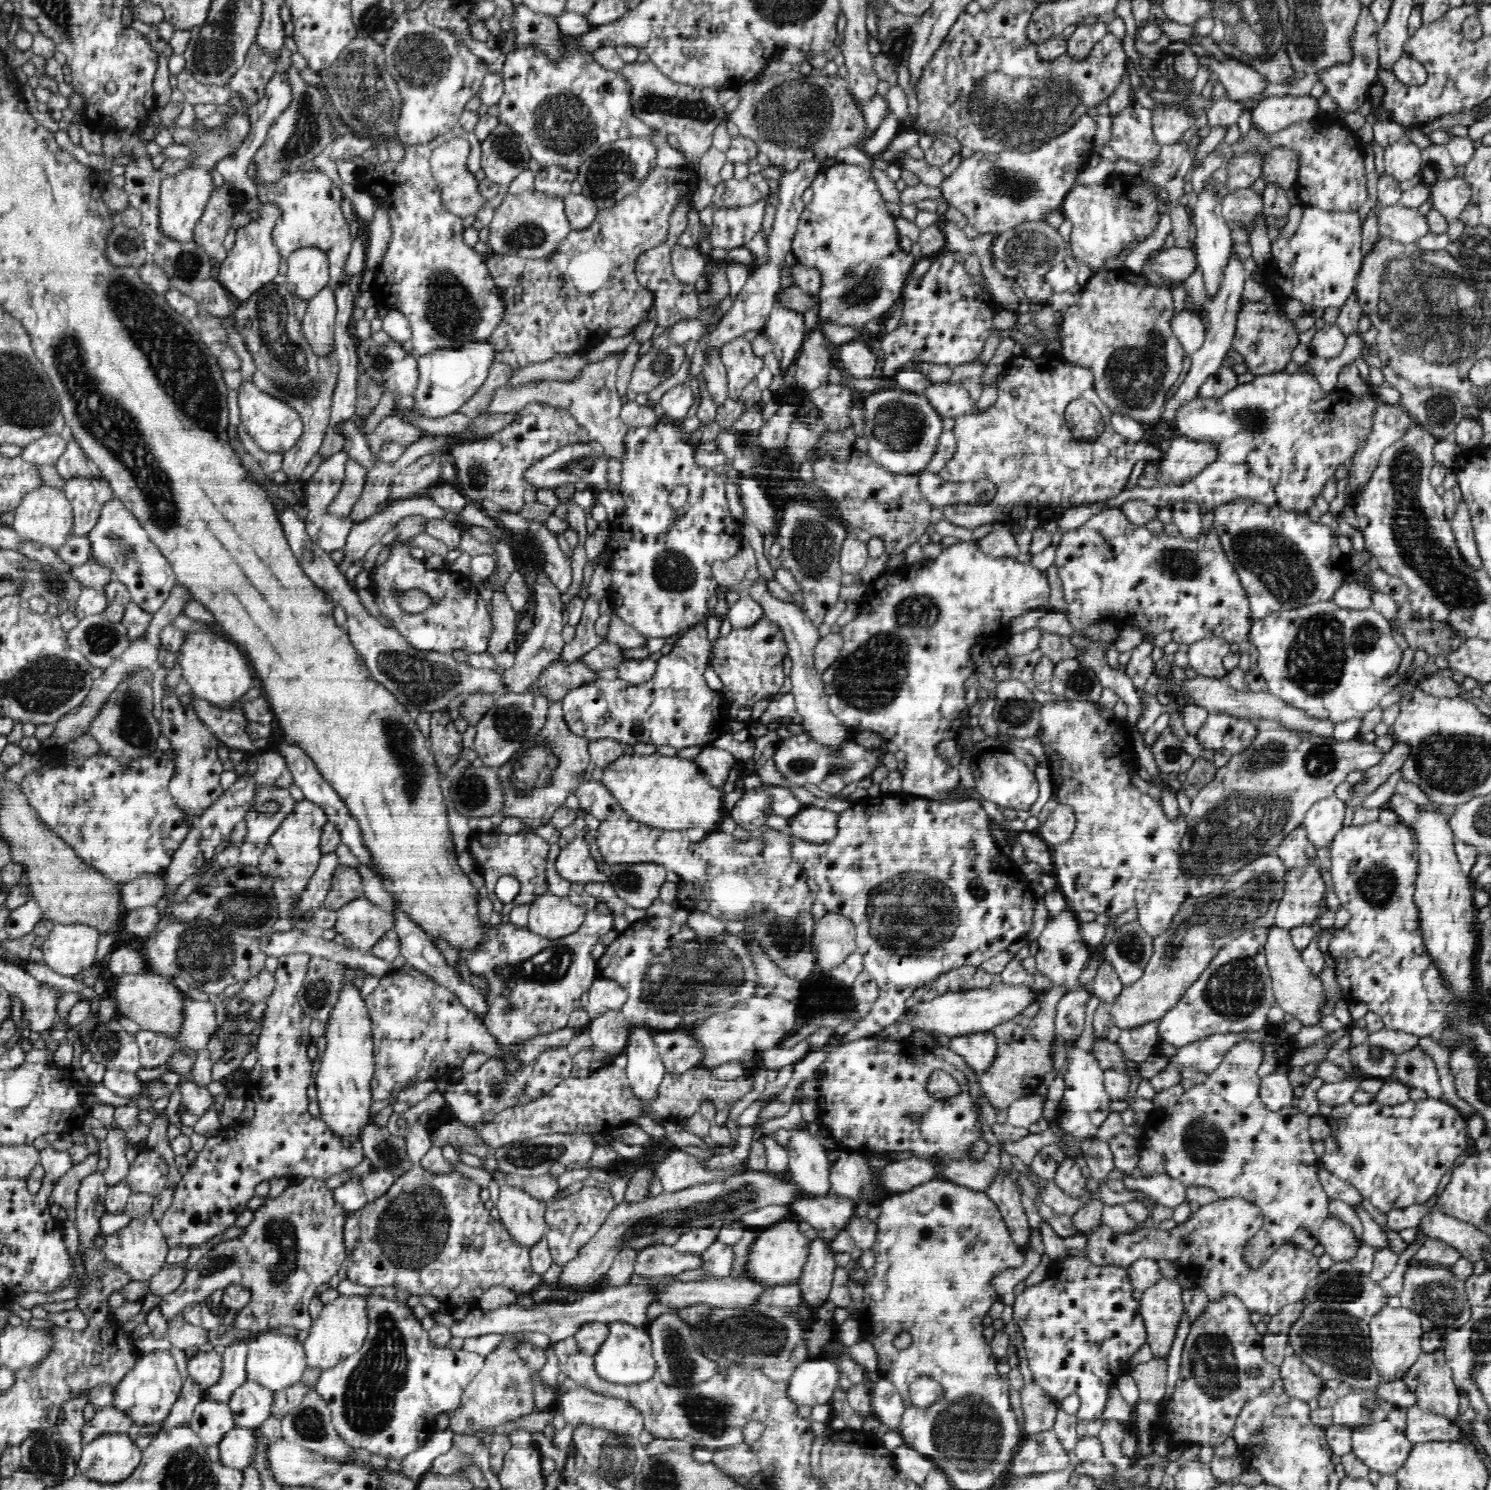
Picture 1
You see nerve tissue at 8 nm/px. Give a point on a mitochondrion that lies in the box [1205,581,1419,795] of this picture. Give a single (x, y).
(1315, 660)

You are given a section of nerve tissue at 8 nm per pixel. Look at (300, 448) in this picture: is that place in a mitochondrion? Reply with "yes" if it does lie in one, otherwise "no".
no

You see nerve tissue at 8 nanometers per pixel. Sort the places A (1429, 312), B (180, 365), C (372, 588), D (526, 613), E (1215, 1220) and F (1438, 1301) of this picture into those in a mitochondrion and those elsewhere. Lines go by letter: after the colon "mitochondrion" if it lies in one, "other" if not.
A: mitochondrion
B: mitochondrion
C: other
D: other
E: other
F: mitochondrion

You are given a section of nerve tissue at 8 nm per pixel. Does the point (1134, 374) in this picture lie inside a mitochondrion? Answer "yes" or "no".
yes

